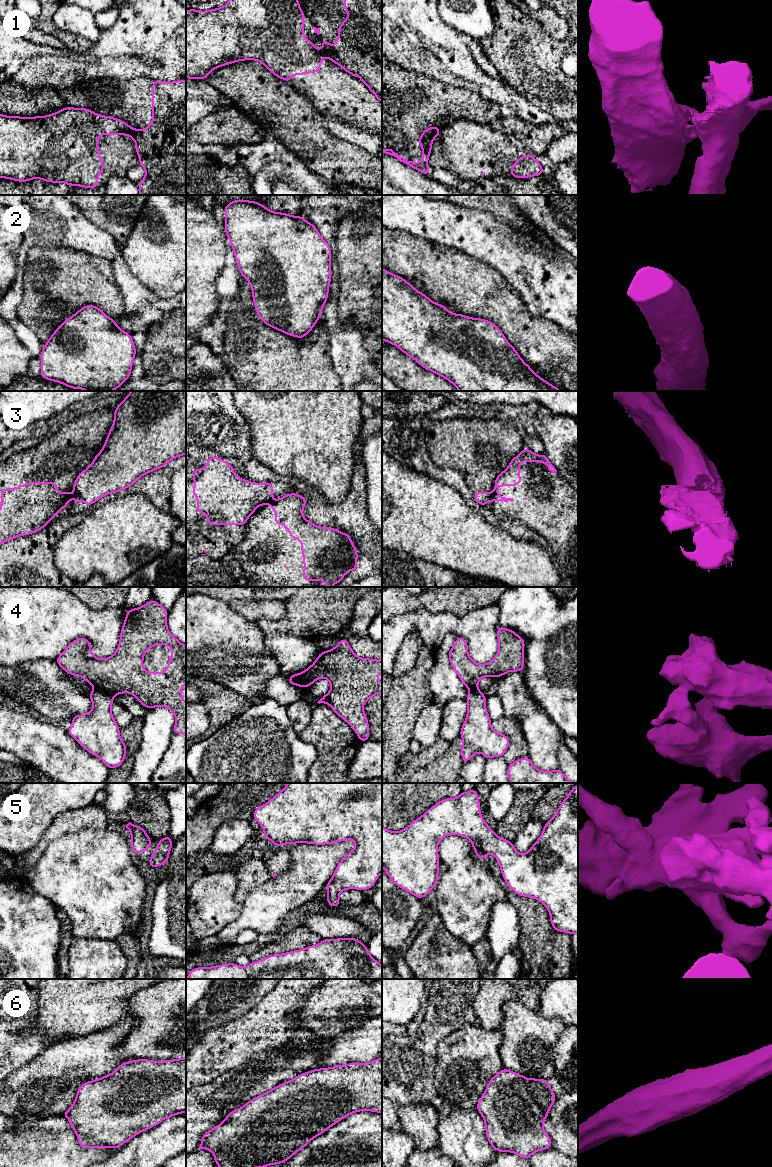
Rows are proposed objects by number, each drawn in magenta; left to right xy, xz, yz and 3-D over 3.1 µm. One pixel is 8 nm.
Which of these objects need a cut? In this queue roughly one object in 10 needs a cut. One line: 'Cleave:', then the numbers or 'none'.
Cleave: 1, 3, 4

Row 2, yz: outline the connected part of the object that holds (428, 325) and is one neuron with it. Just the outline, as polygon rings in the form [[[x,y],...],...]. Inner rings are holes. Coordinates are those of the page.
[[[382,268],[382,340],[403,351],[404,354],[414,359],[424,369],[440,375],[451,382],[459,391],[562,391],[539,377],[528,364],[526,364],[515,348],[507,341],[502,331],[491,321],[472,318],[462,314],[451,313],[443,304],[437,304],[424,293],[416,290],[404,278],[392,274]]]

